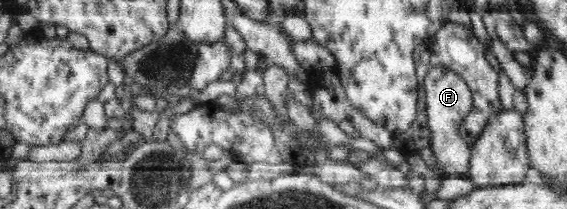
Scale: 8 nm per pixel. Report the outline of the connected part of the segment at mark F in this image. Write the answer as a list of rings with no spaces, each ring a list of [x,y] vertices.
[[[433,67],[424,79],[426,91],[426,114],[432,135],[431,147],[438,166],[444,170],[439,176],[468,176],[470,170],[471,146],[460,136],[459,126],[465,116],[473,110],[473,94],[469,86],[457,73],[446,67]]]

